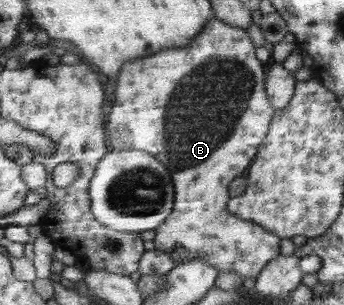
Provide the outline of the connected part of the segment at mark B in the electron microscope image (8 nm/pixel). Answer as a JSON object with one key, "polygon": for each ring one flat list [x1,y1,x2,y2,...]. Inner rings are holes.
{"polygon":[[212,16,209,23,205,25,203,32,194,37,192,45,186,45,182,49,166,49,164,53,158,53,154,57,144,57,138,61,129,61,122,65,120,73,117,75,117,88,115,91,115,103,108,115,107,132,110,133,110,145,112,150,132,150,138,149,154,155,172,173,175,186,175,207,169,219,156,229,154,246,177,259,177,265,193,260,194,258,204,258,219,269,219,273,232,270,239,273,243,279,252,277,257,279,260,272,280,255,280,241,282,238,276,234,256,226,253,222,244,221,229,213,230,187,238,177,246,174,253,165,260,151,261,145,269,135,271,125,277,109,270,104,270,96,267,93,267,76,269,64,266,64,256,57,256,47,252,44,250,35,246,29,240,29,236,25,230,25,221,18]]}

